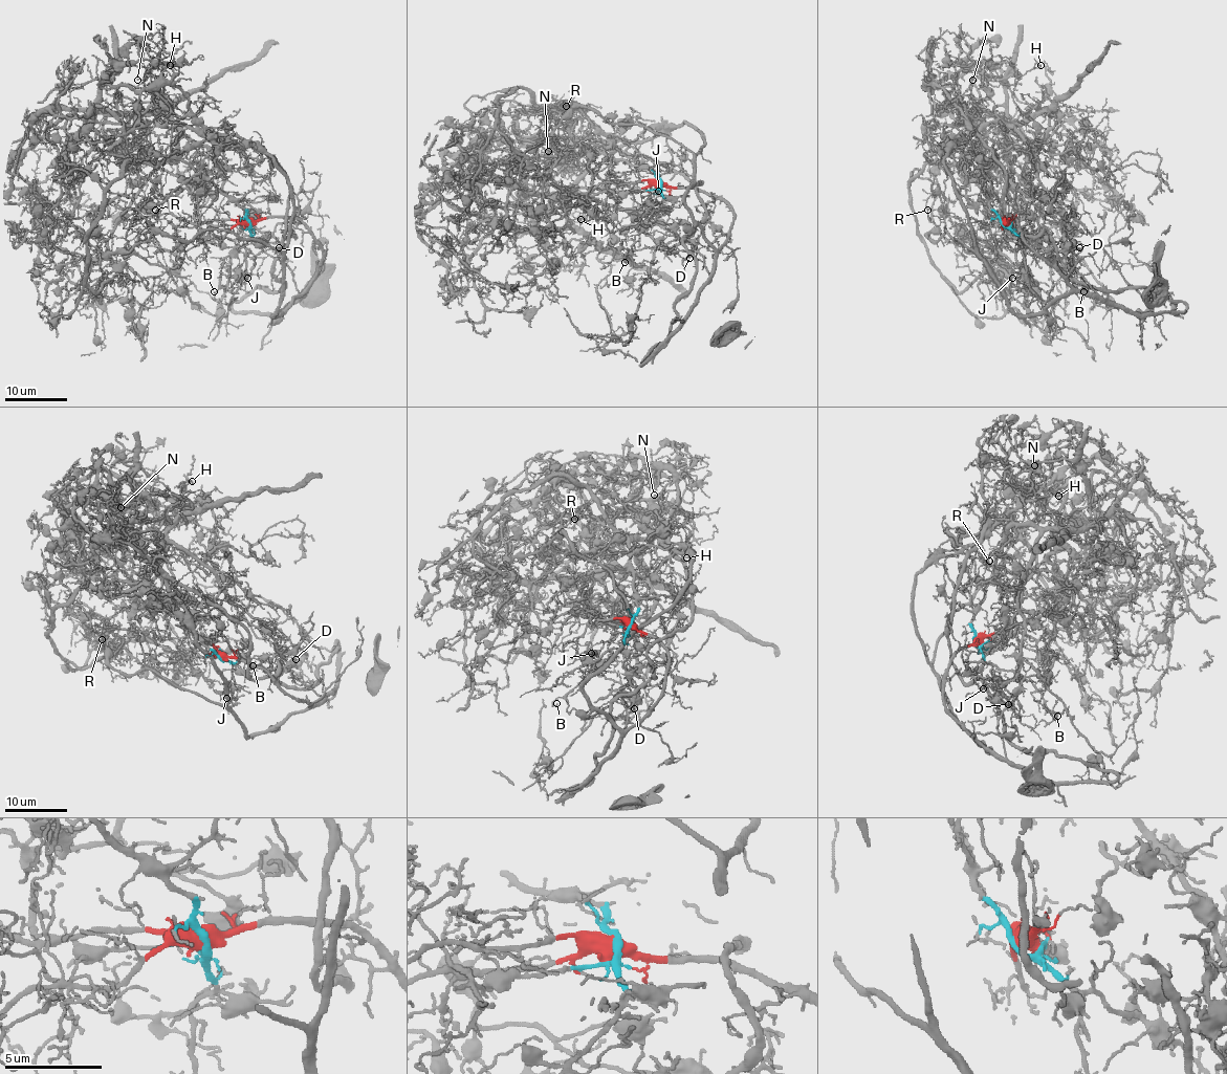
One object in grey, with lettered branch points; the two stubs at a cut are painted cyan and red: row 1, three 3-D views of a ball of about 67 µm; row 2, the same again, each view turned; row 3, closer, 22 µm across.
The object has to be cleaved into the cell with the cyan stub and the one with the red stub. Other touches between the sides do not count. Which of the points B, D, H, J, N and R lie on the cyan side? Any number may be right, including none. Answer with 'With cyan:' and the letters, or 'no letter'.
With cyan: B, H, J, N

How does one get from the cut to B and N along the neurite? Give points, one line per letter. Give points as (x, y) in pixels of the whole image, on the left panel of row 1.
B: (248, 225), (253, 238), (224, 260), (220, 286), (214, 299), (214, 292)
N: (248, 225), (243, 210), (181, 156), (179, 128), (151, 77), (147, 72), (137, 80)

